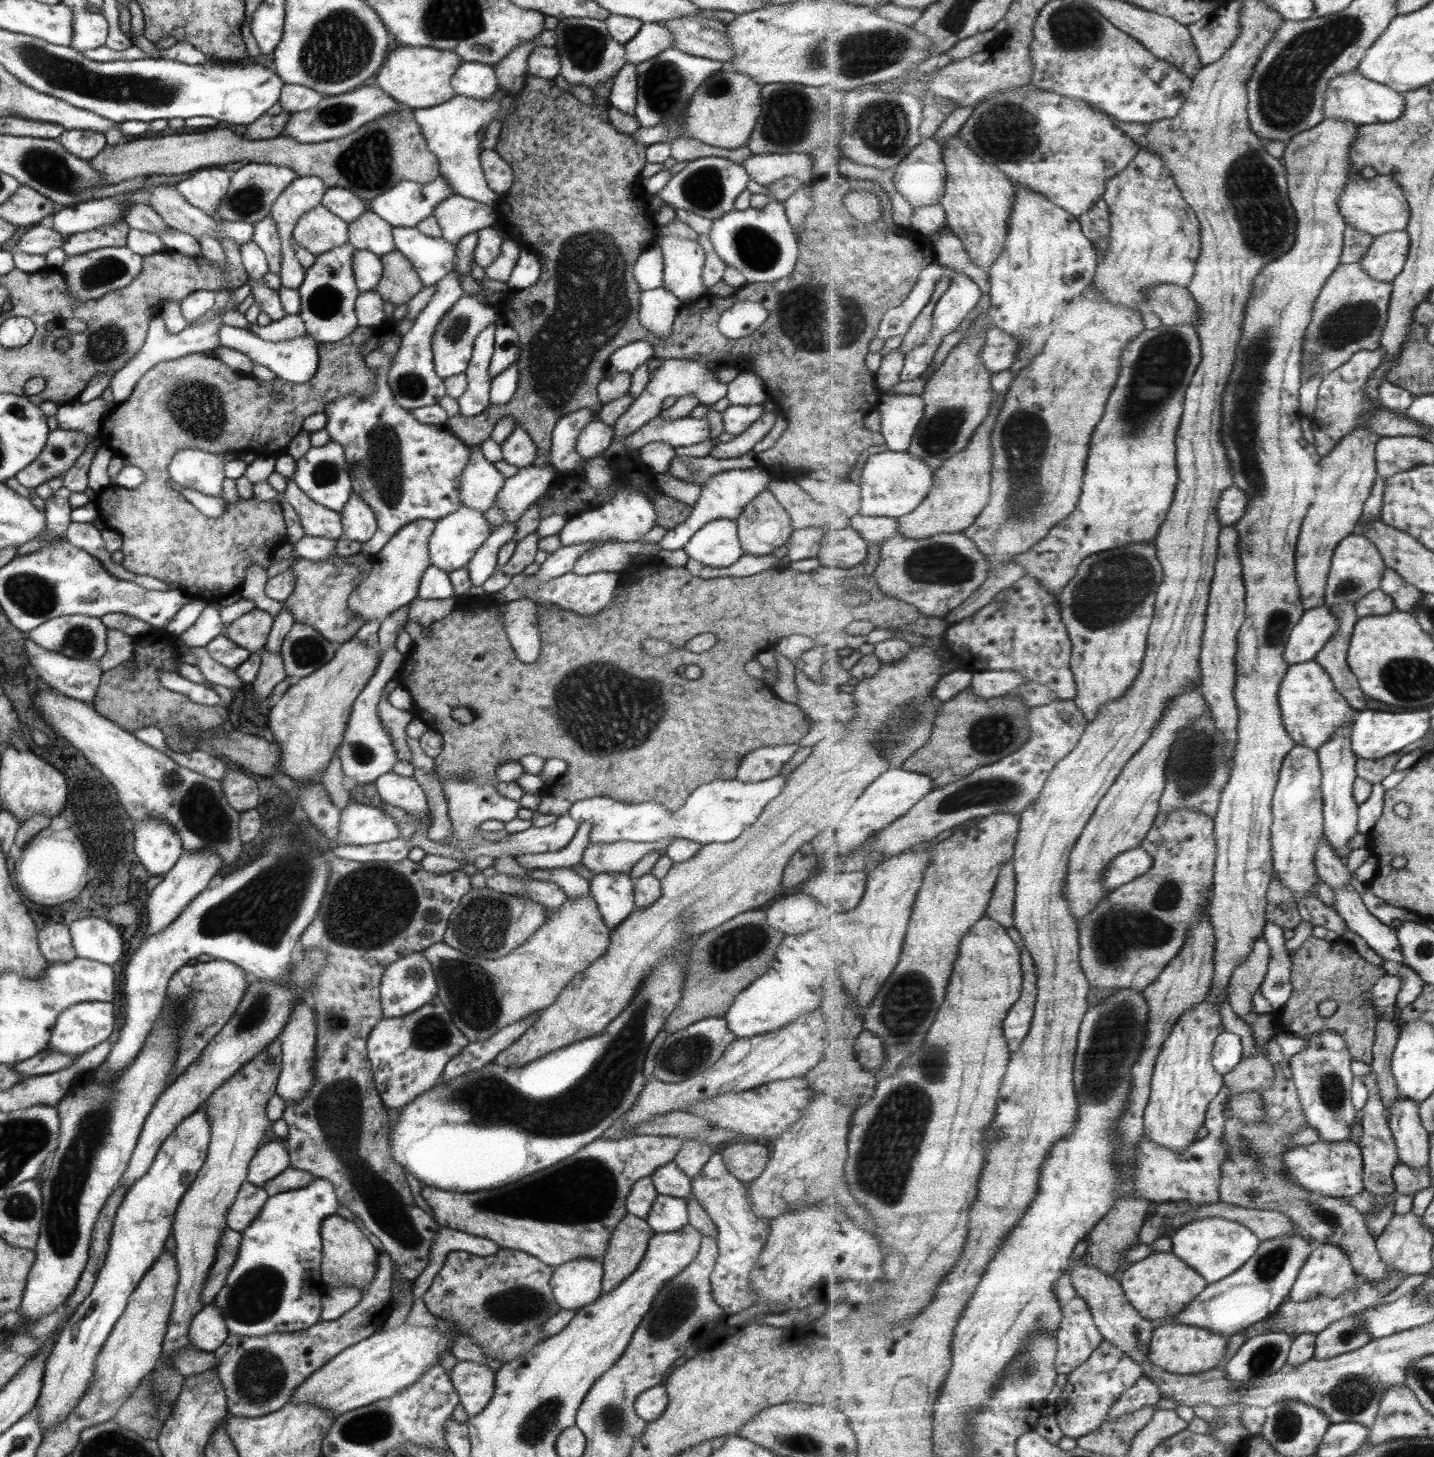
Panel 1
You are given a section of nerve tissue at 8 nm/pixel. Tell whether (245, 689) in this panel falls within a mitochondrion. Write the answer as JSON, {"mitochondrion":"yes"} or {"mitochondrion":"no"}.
{"mitochondrion":"no"}

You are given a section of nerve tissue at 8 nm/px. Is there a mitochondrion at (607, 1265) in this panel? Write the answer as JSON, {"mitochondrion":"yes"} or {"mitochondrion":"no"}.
{"mitochondrion":"no"}

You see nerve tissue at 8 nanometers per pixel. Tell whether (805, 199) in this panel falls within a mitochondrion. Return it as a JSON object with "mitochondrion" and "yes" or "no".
{"mitochondrion":"no"}

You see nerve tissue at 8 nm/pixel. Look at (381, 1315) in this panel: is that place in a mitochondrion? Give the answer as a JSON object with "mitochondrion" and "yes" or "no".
{"mitochondrion":"no"}

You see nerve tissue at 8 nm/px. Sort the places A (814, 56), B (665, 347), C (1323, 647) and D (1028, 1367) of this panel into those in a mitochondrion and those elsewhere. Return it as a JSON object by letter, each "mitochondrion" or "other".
{"A":"mitochondrion","B":"other","C":"other","D":"mitochondrion"}

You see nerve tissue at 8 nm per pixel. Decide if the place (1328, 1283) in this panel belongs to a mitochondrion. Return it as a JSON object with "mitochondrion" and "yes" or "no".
{"mitochondrion":"no"}

